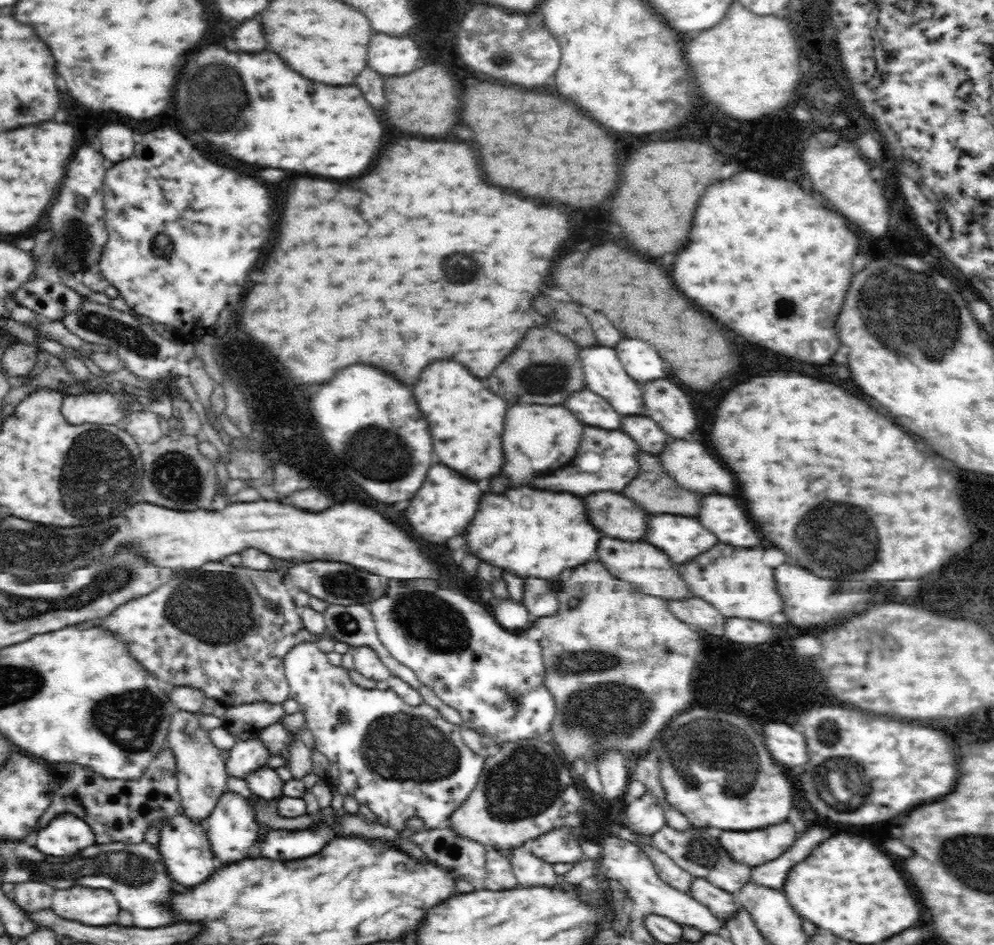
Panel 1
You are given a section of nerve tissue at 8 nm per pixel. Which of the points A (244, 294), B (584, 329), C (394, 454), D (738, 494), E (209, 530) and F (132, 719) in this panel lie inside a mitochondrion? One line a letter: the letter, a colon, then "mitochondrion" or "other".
A: other
B: other
C: mitochondrion
D: other
E: other
F: mitochondrion

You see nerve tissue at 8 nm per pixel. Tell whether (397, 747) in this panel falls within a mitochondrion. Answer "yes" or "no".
yes

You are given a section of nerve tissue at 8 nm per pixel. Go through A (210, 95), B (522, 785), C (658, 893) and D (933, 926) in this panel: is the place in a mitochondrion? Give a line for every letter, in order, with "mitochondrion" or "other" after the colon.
A: mitochondrion
B: mitochondrion
C: other
D: other

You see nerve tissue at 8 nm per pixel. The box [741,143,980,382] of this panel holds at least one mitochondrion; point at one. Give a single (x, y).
(892, 309)

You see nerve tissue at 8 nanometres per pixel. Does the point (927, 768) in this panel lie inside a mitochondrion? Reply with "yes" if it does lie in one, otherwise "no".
no

